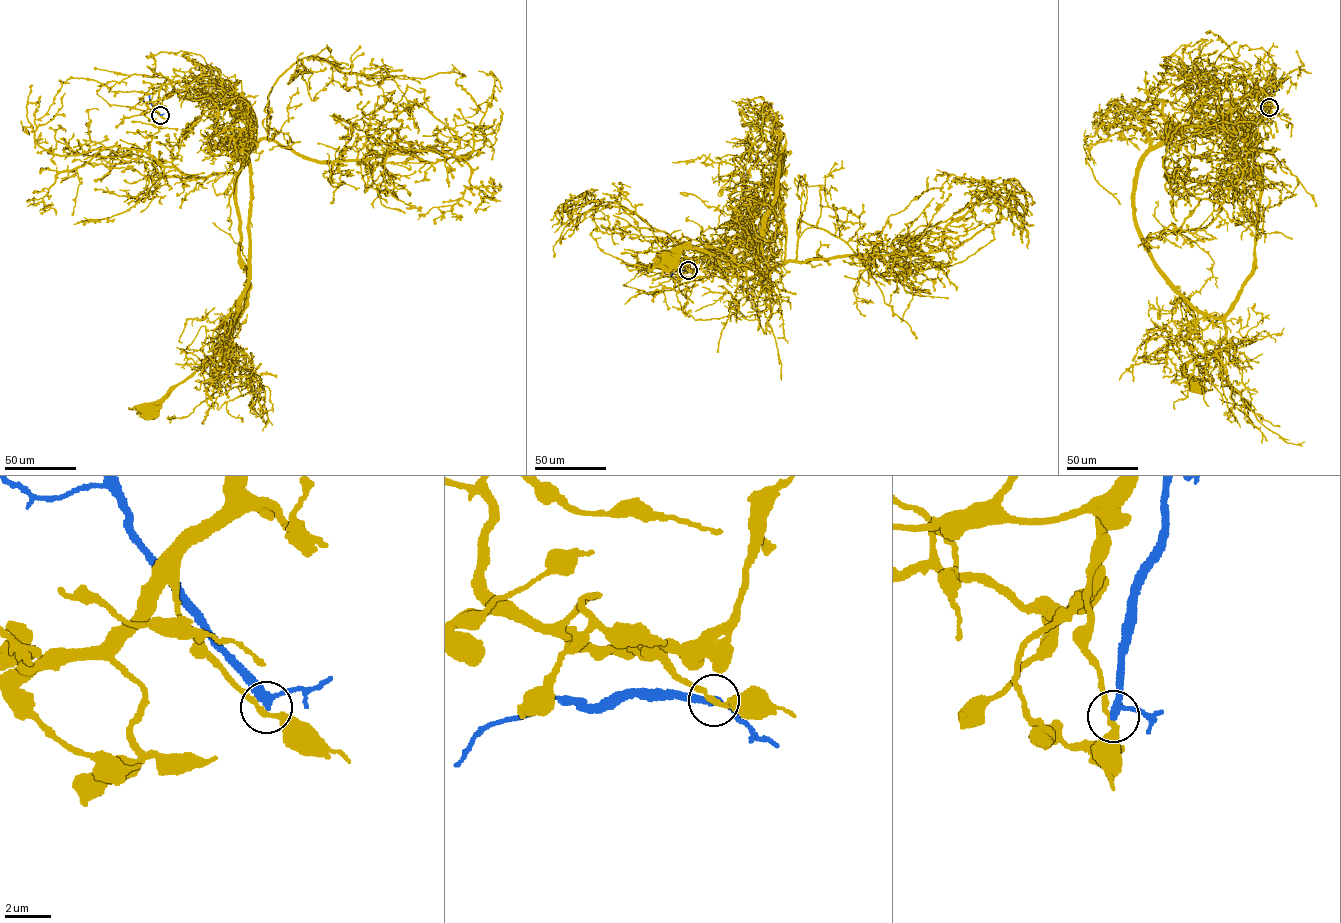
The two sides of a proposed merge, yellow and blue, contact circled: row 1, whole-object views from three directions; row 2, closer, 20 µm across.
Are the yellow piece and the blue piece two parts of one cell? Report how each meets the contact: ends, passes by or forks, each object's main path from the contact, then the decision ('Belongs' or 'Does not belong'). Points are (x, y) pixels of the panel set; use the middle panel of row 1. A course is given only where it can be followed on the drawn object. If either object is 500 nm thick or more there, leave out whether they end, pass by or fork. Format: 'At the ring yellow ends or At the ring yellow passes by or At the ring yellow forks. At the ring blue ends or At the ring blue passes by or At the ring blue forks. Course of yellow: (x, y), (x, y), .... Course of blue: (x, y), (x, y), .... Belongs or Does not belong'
At the ring yellow passes by. At the ring blue passes by. Course of yellow: (688, 270), (759, 250), (754, 261), (782, 261), (762, 292), (770, 281), (747, 280), (697, 248), (669, 260). Course of blue: (688, 270), (674, 271), (671, 277). Does not belong

